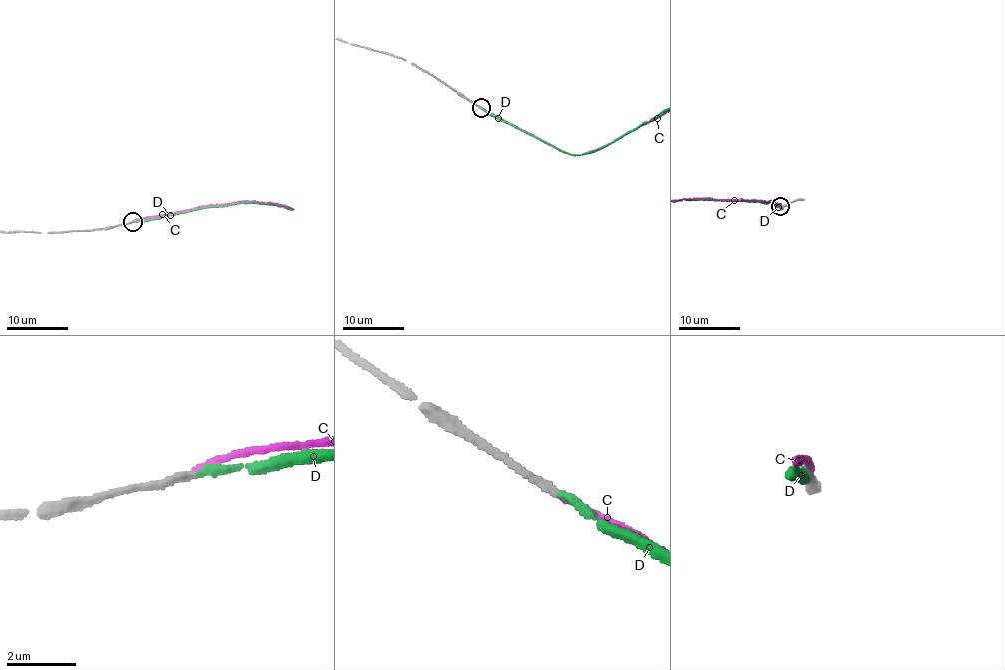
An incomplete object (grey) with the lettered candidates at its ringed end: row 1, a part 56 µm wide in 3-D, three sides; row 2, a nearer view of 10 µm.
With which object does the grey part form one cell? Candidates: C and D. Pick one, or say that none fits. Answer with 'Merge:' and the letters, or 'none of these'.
Merge: D

